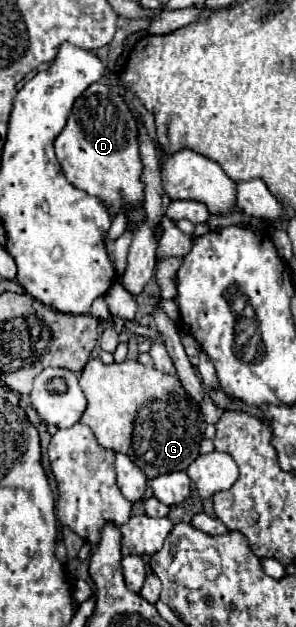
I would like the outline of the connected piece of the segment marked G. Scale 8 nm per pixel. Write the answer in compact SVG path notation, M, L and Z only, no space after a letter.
M91 358L79 378L79 384L87 398L87 410L81 416L81 422L87 424L97 442L113 452L127 454L147 478L155 478L157 474L169 474L177 470L187 470L187 466L199 456L199 444L205 432L205 420L197 402L185 392L177 376L163 374L155 370L151 364L143 366L137 360L125 360L121 364L103 364L99 358Z

